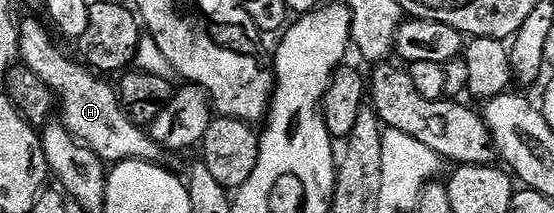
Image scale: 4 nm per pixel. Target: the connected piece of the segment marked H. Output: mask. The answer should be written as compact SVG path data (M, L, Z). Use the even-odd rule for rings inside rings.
M29 16L20 21L18 34L19 60L26 68L30 68L53 91L59 105L59 118L65 129L86 144L106 165L121 164L125 160L146 160L158 163L163 156L160 144L149 137L142 125L136 124L129 113L121 107L119 92L116 87L108 84L88 64L80 59L68 56L55 41L49 37L50 29L40 24L35 17ZM49 31L49 32L48 32ZM101 79L101 80L100 80ZM61 112L61 116L60 116Z

